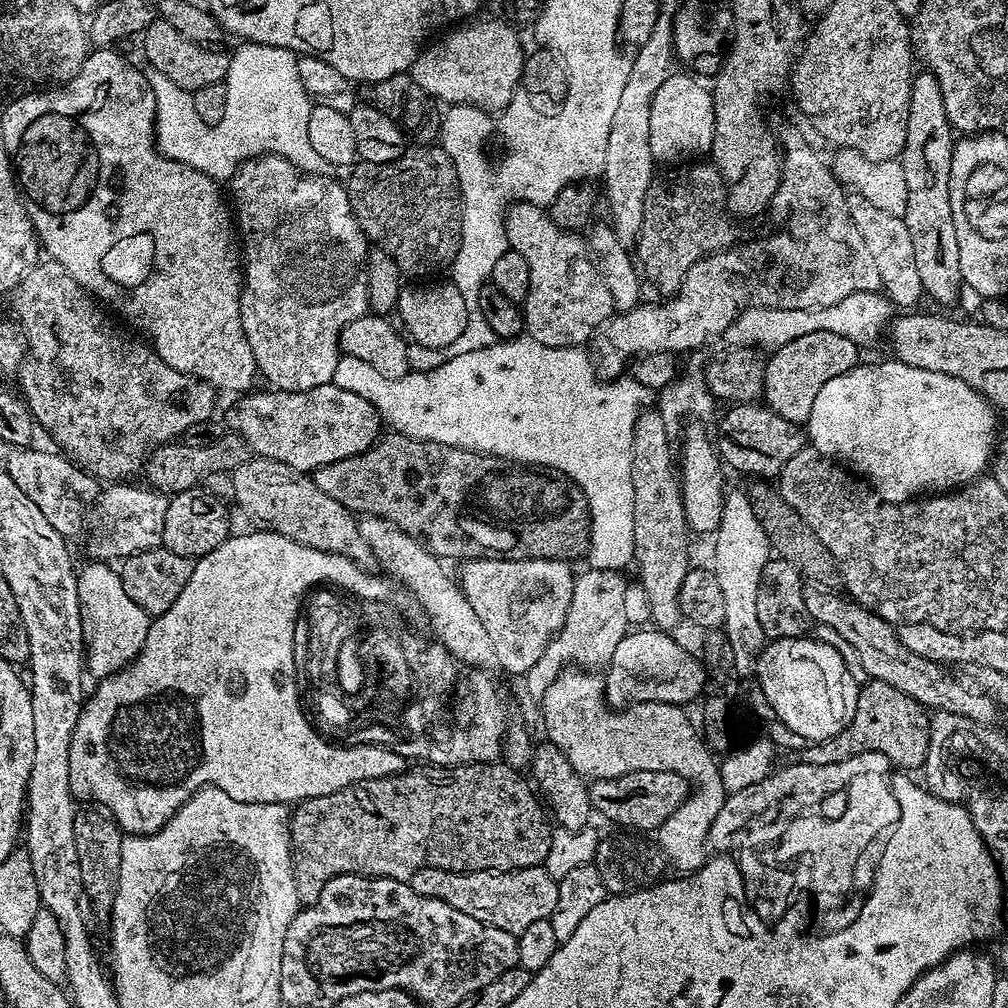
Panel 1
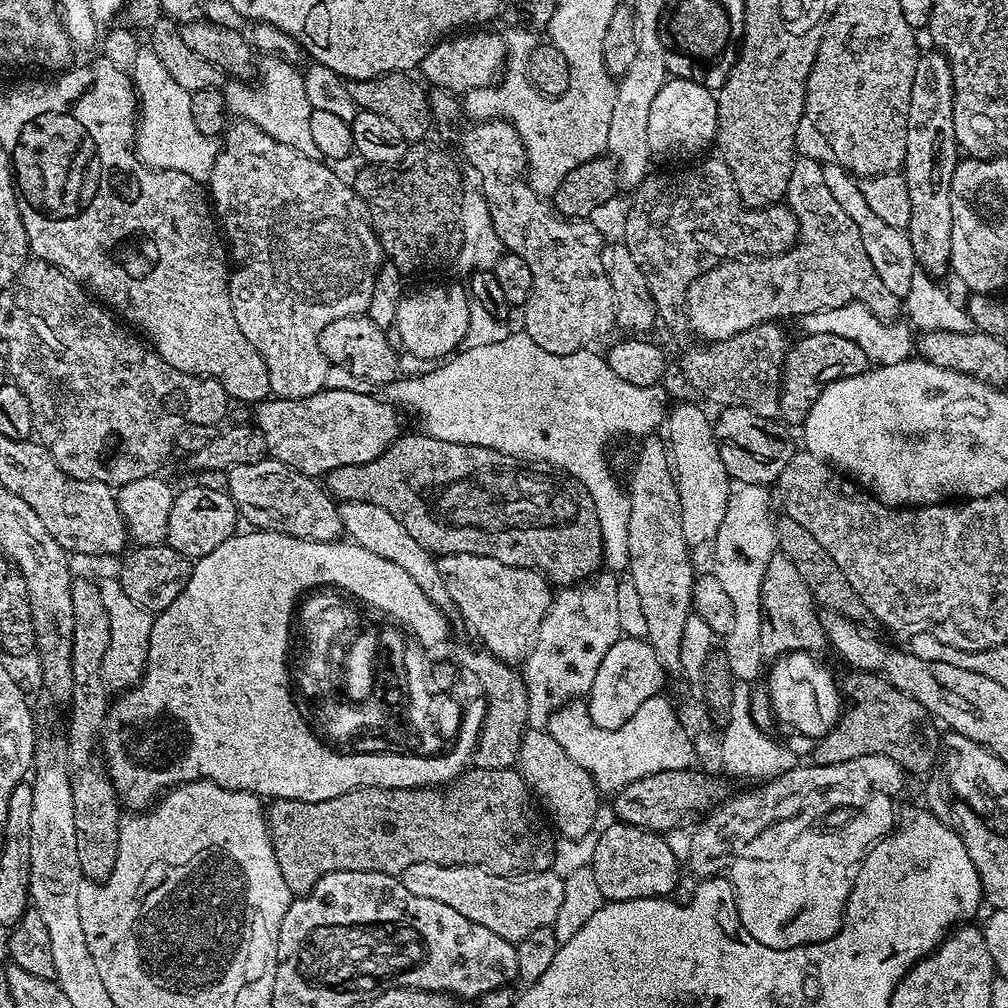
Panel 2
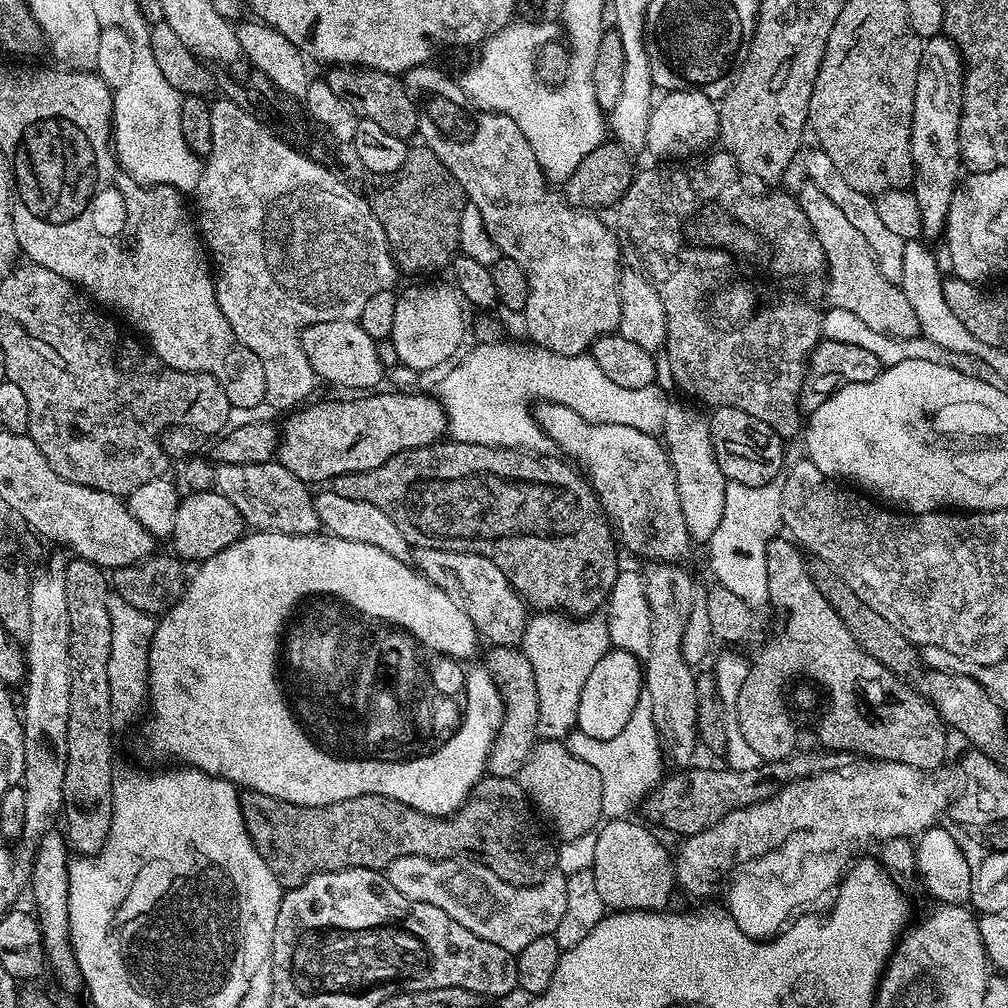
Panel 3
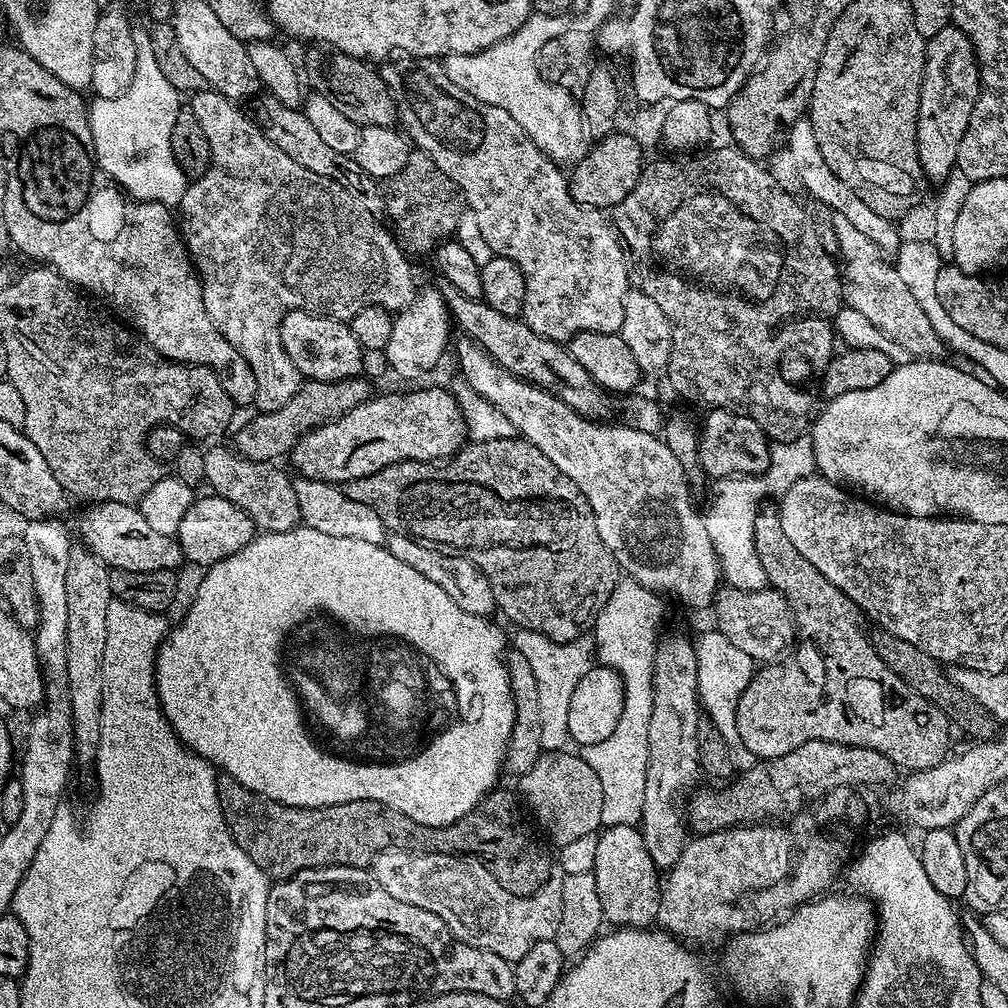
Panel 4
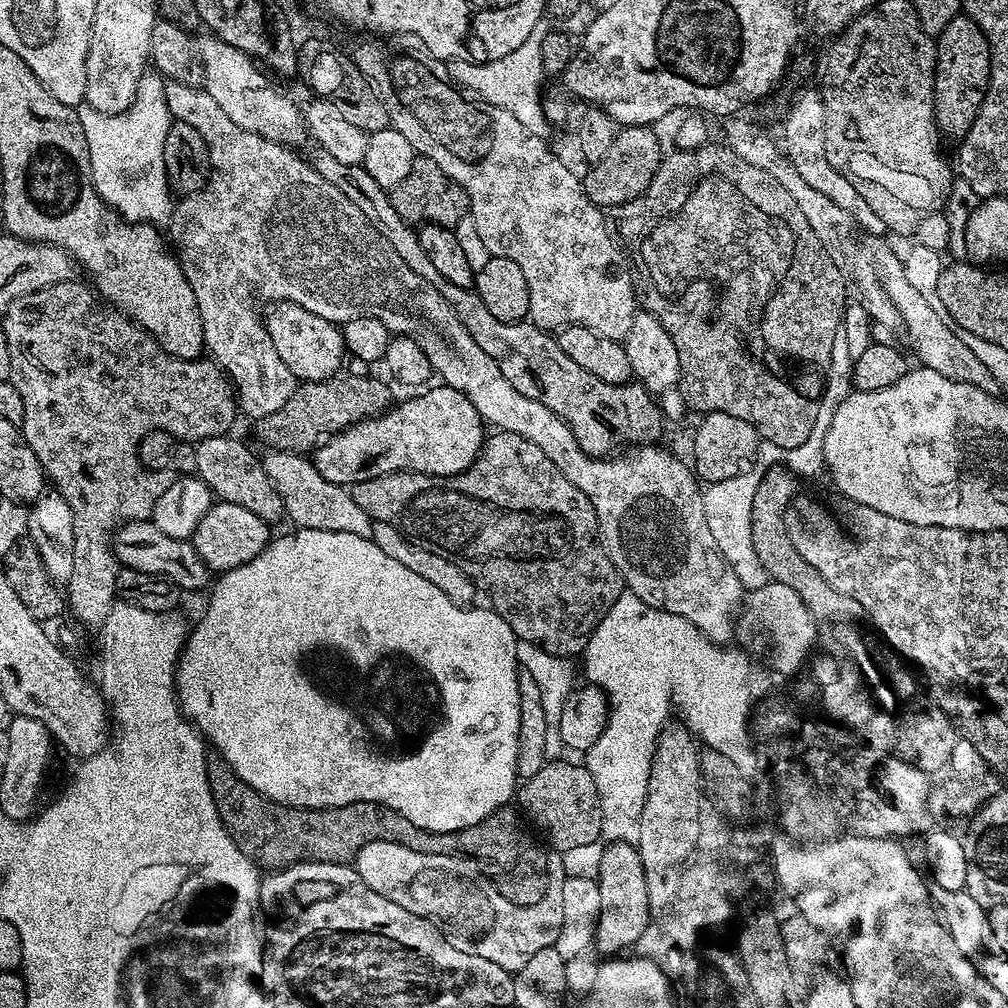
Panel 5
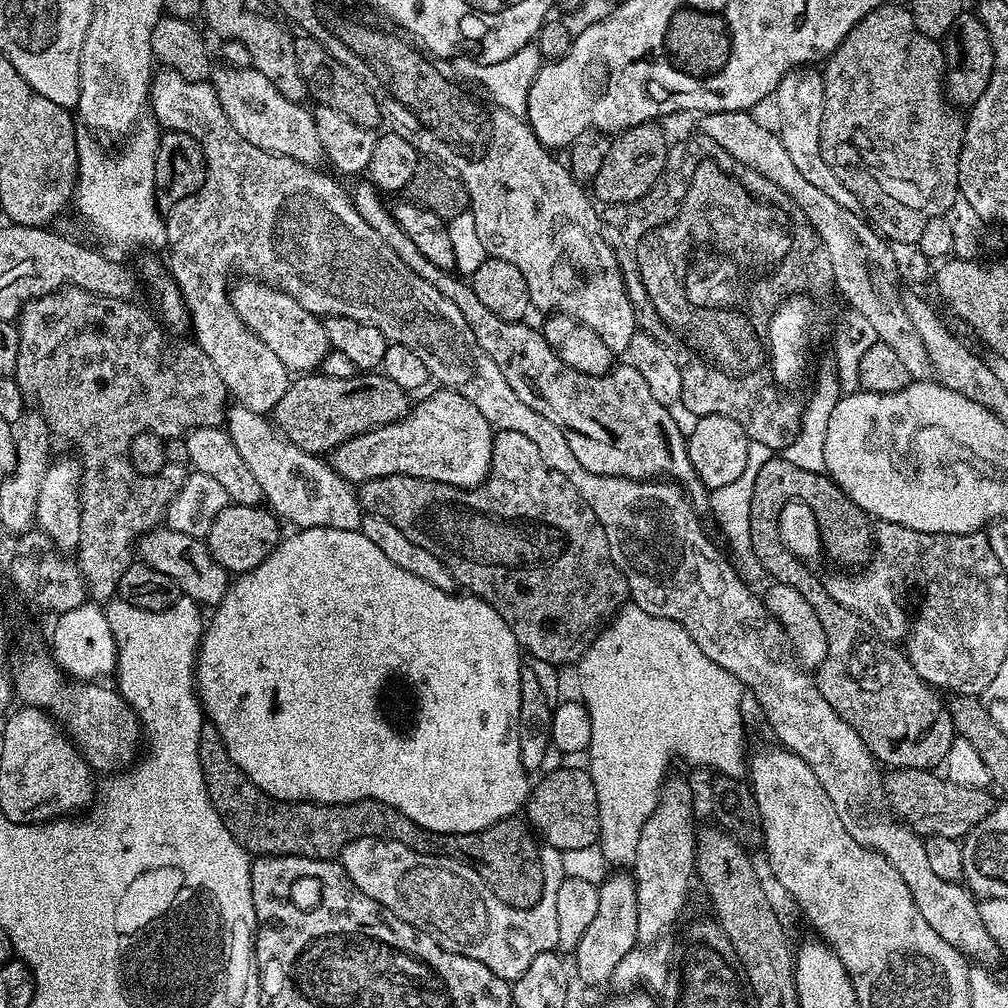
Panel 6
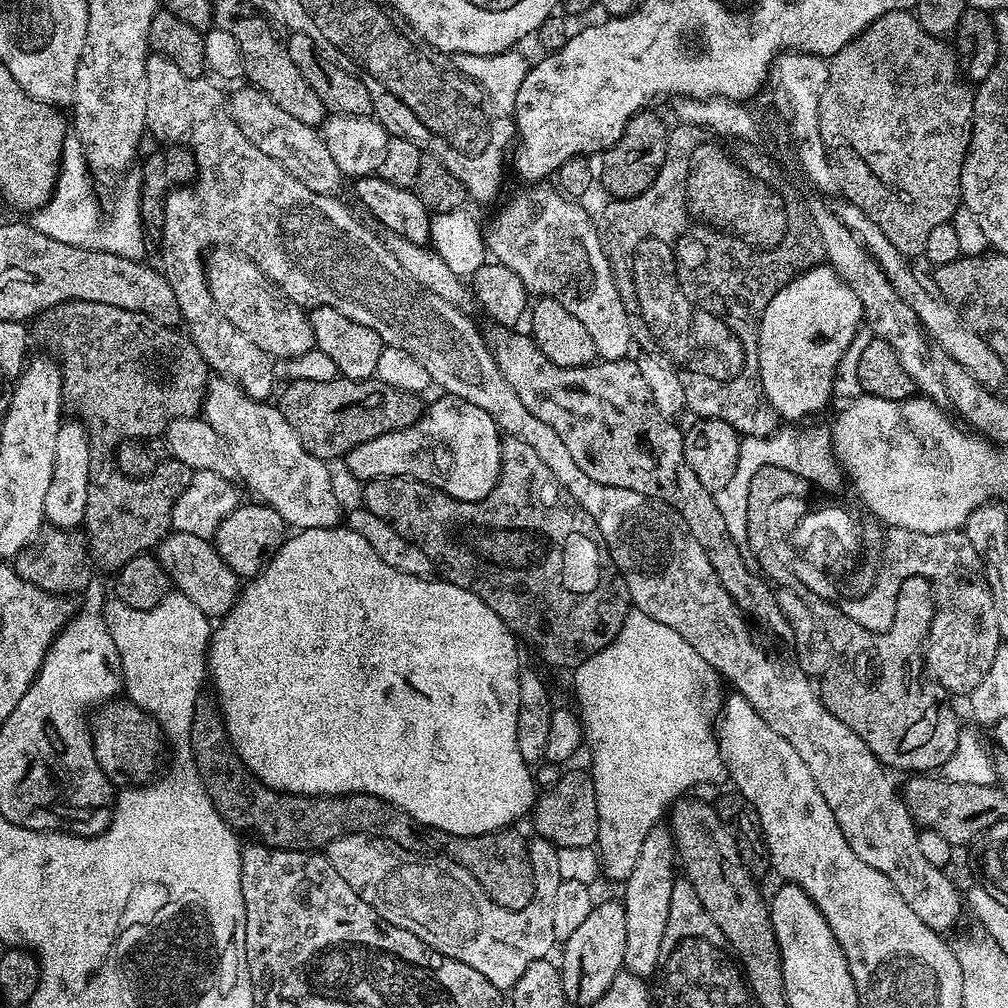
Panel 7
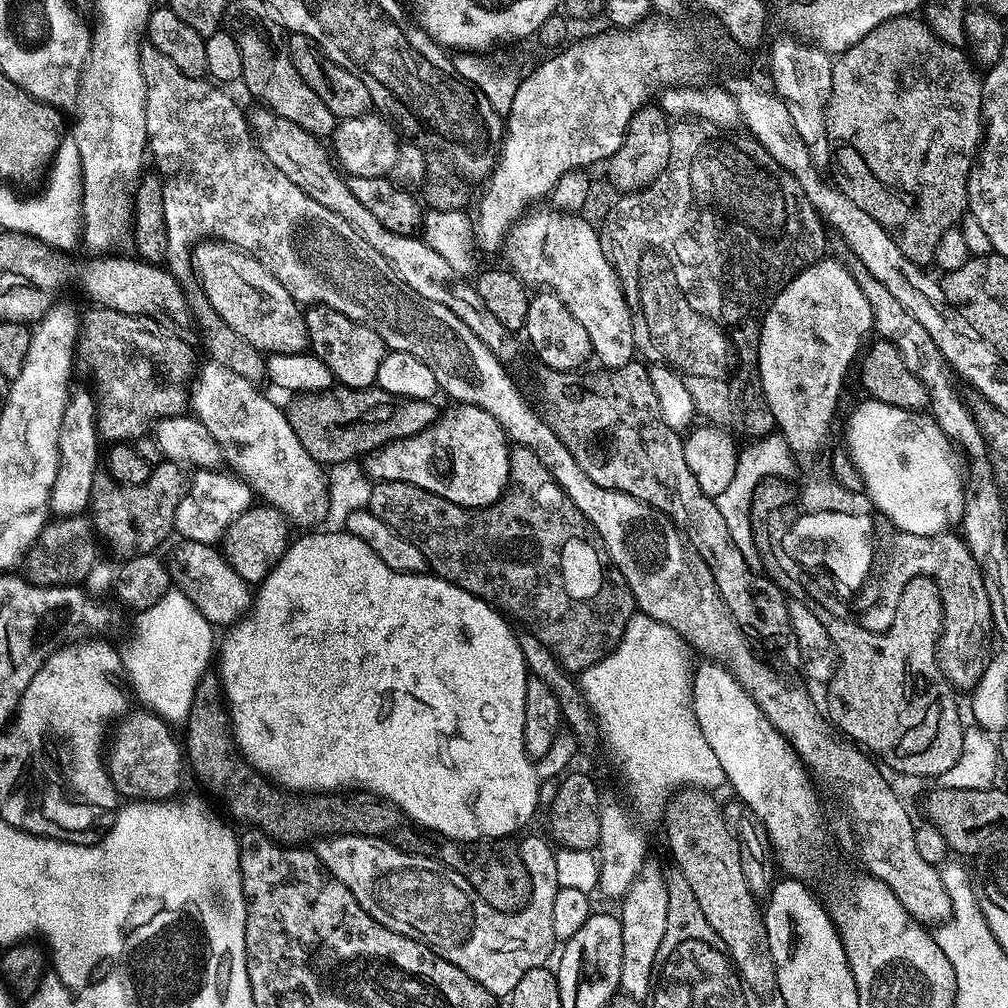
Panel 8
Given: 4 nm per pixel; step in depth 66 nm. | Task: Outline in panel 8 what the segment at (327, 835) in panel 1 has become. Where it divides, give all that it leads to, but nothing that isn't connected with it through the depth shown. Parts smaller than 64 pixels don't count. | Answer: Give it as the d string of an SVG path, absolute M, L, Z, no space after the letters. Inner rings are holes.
M209 670L204 673L198 682L196 689L194 690L194 702L190 702L190 714L186 721L186 727L188 727L188 744L186 740L186 758L196 770L197 776L204 782L205 786L210 788L216 795L220 796L221 800L232 810L233 814L237 816L240 820L245 820L245 825L257 828L258 831L264 832L272 840L276 840L280 844L285 846L296 846L299 845L306 836L314 832L317 837L331 838L333 836L369 836L370 838L378 838L379 840L385 840L393 844L398 850L403 852L414 852L417 854L428 854L433 850L432 840L433 837L429 835L427 831L421 830L416 821L410 819L405 812L400 809L397 804L391 804L389 800L385 800L383 796L378 796L374 792L369 792L367 790L329 790L326 792L298 792L295 790L281 790L279 787L274 786L273 781L269 780L268 777L261 774L259 770L253 765L248 763L248 760L240 752L240 749L236 744L236 737L232 730L232 718L228 714L228 702L224 699L224 686L220 683L219 675L215 671ZM445 839L438 853L441 864L454 869L491 908L499 912L517 912L528 903L528 896L532 892L532 883L528 877L526 866L522 862L519 851L508 845L507 839L478 840L475 842L461 842Z

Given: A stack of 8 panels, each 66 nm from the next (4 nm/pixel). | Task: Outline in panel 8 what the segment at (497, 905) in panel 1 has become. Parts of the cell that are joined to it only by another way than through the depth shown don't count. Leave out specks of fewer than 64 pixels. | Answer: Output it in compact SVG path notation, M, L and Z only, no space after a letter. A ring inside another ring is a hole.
M333 836L331 838L317 839L315 842L317 844L314 845L314 851L326 871L338 882L342 882L342 886L346 886L346 890L350 890L350 894L354 894L358 906L362 910L366 910L366 914L370 914L370 918L374 918L379 924L386 926L390 930L394 930L398 934L408 936L412 940L419 940L420 943L430 948L434 955L440 956L446 962L450 962L456 966L458 970L462 970L474 983L480 984L485 990L492 993L493 997L511 997L514 986L518 986L518 982L522 979L522 974L526 974L526 970L545 967L549 963L548 955L551 954L552 947L557 947L558 941L554 934L554 894L557 888L559 888L557 869L555 866L556 853L553 845L552 847L548 845L540 836L528 836L521 844L518 844L520 857L526 866L528 877L532 883L532 892L528 896L528 903L523 908L518 909L517 912L499 912L498 910L494 910L476 893L474 886L470 886L470 882L466 882L466 878L462 878L462 874L458 874L454 869L446 867L445 864L441 864L439 859L433 858L431 855L403 852L395 848L390 842L379 840L378 838L370 838L369 836Z

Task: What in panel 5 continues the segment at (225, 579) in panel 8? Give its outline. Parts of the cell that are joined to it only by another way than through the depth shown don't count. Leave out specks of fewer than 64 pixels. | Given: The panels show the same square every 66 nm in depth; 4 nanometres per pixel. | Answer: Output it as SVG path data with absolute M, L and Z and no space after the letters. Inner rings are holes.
M151 519L130 520L126 524L121 524L114 533L112 552L123 567L162 576L166 580L171 580L180 590L200 588L204 583L209 583L210 570L202 562L198 550L194 550L192 541L170 538L170 534L162 534L162 530L158 530L158 526L154 526Z

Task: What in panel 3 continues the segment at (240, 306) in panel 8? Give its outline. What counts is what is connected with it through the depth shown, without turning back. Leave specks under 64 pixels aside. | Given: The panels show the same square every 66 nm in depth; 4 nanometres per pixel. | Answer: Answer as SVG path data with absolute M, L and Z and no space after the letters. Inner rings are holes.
M335 320L334 322L318 322L317 324L311 324L310 327L304 329L303 332L300 333L300 345L302 346L302 350L306 354L306 358L310 362L310 366L316 372L317 377L321 381L329 380L332 384L341 384L344 388L368 388L364 390L372 390L377 387L376 383L379 382L380 379L384 376L384 364L380 361L380 352L378 349L377 341L372 340L370 338L370 334L366 334L366 330L362 330L362 326L359 322L355 320Z

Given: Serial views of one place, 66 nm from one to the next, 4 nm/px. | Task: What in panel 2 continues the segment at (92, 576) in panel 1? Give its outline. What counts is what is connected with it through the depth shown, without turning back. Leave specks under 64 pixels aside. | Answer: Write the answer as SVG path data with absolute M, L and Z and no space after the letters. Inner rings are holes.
M119 579L99 581L102 606L110 620L110 646L102 658L102 682L113 693L119 694L140 683L144 676L144 663L148 660L148 643L152 629L153 613L130 602L122 590Z

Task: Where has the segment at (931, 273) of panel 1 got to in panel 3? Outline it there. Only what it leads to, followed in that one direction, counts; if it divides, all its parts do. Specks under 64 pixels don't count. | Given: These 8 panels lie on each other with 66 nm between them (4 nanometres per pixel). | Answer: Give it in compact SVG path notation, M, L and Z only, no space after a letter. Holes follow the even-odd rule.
M943 34L927 37L922 43L918 86L914 86L914 118L910 130L910 190L918 198L918 210L922 210L925 237L943 237L946 232L950 202L962 176L960 119L963 109L964 59L958 46Z

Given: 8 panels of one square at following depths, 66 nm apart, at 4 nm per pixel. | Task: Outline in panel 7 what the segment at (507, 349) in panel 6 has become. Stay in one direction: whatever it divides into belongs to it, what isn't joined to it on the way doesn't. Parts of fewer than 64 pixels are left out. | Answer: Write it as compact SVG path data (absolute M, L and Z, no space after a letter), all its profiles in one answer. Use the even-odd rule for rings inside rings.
M520 330L505 331L508 332L505 336L497 338L496 348L494 344L498 370L502 378L506 378L510 390L518 394L522 406L526 406L526 410L530 410L534 418L542 418L542 422L546 422L546 426L554 429L558 438L566 442L566 450L570 450L570 458L578 462L578 470L594 478L594 482L618 486L622 490L634 490L657 505L671 510L678 520L680 515L679 523L684 523L688 527L687 535L698 546L702 546L706 558L710 558L710 566L714 566L718 574L720 584L730 594L741 613L750 618L753 625L761 624L768 632L787 633L789 626L776 597L777 589L763 575L748 568L742 554L738 554L738 546L734 546L734 538L730 538L730 530L726 530L726 518L722 518L722 510L718 510L715 495L708 492L702 482L698 482L694 470L690 470L686 462L684 432L676 429L672 425L673 421L664 416L655 405L649 383L642 376L637 361L632 358L600 360L586 365L585 368L563 368L550 362L550 358L546 358L546 354L538 350L531 335L524 333L523 336L516 331Z

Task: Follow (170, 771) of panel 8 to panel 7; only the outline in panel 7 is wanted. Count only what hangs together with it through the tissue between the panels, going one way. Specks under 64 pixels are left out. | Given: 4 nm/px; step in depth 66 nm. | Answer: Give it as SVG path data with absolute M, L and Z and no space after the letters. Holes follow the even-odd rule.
M124 698L109 702L91 717L90 727L98 766L102 766L102 774L106 774L106 778L117 789L147 785L157 775L160 751L165 751L166 741L160 725L137 704Z

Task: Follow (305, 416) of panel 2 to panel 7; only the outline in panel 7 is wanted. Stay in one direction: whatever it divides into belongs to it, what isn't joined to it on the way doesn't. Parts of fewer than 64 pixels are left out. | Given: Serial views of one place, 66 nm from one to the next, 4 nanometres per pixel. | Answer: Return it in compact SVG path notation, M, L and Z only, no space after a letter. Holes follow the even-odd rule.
M440 394L433 404L429 403L425 407L418 422L398 432L387 432L378 438L372 438L362 446L354 446L354 450L348 452L346 463L360 482L377 480L383 476L408 476L412 480L434 485L438 490L450 494L450 498L458 498L462 502L478 502L489 496L496 489L496 483L500 481L502 433L497 428L494 418L490 418L486 410L474 406L474 402Z

